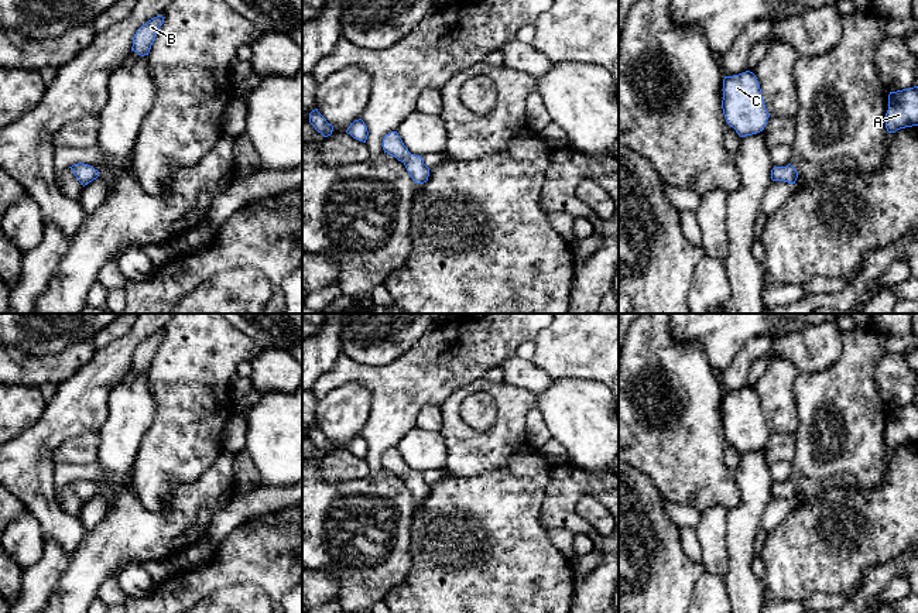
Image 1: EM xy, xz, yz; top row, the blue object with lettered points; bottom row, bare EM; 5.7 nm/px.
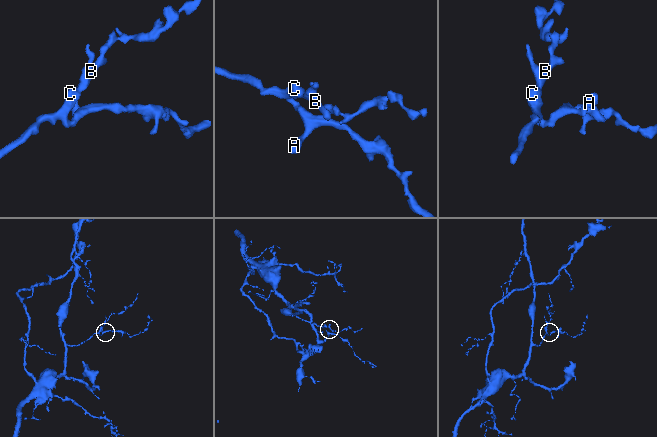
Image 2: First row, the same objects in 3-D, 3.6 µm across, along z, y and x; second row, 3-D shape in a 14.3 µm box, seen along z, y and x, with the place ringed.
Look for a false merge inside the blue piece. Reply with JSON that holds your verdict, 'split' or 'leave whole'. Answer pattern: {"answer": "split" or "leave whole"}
{"answer": "split"}

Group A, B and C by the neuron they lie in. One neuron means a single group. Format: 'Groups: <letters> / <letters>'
Groups: A / B C

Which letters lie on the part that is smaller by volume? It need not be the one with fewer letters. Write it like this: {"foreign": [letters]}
{"foreign": ["A"]}

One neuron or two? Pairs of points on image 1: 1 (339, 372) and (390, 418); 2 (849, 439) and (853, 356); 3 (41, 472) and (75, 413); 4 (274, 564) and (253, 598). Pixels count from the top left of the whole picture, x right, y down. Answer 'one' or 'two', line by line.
1: one
2: one
3: one
4: two

